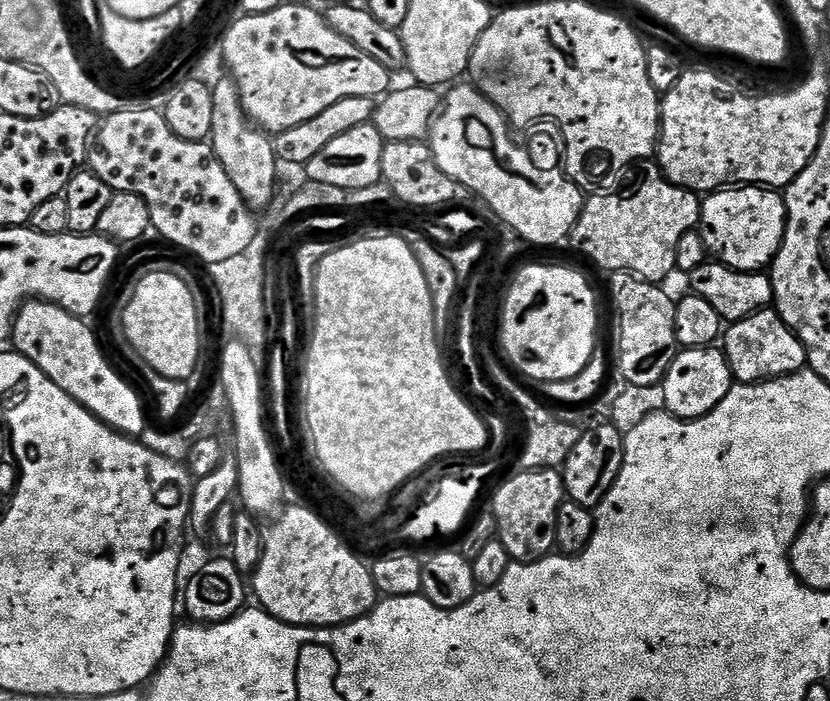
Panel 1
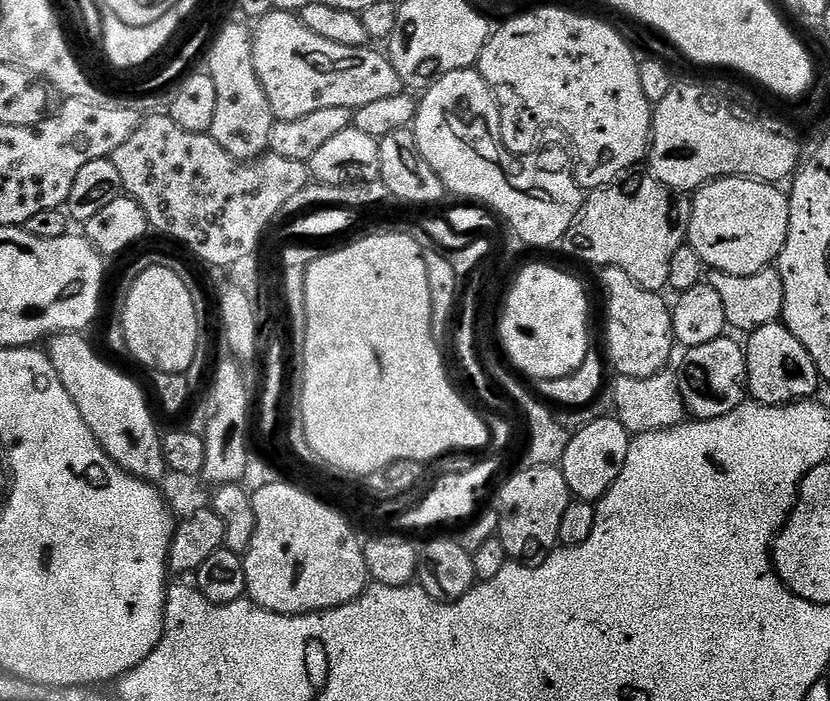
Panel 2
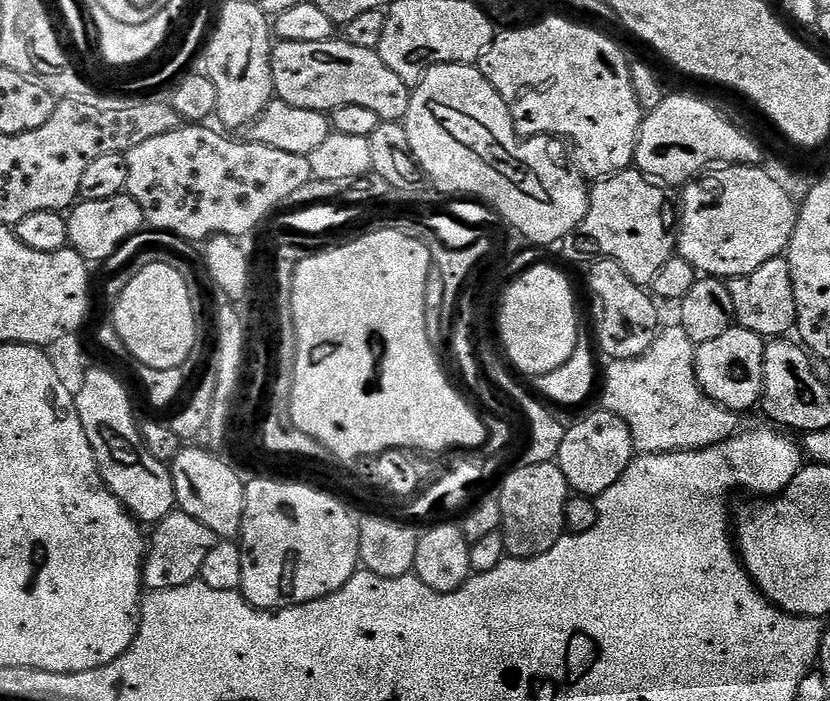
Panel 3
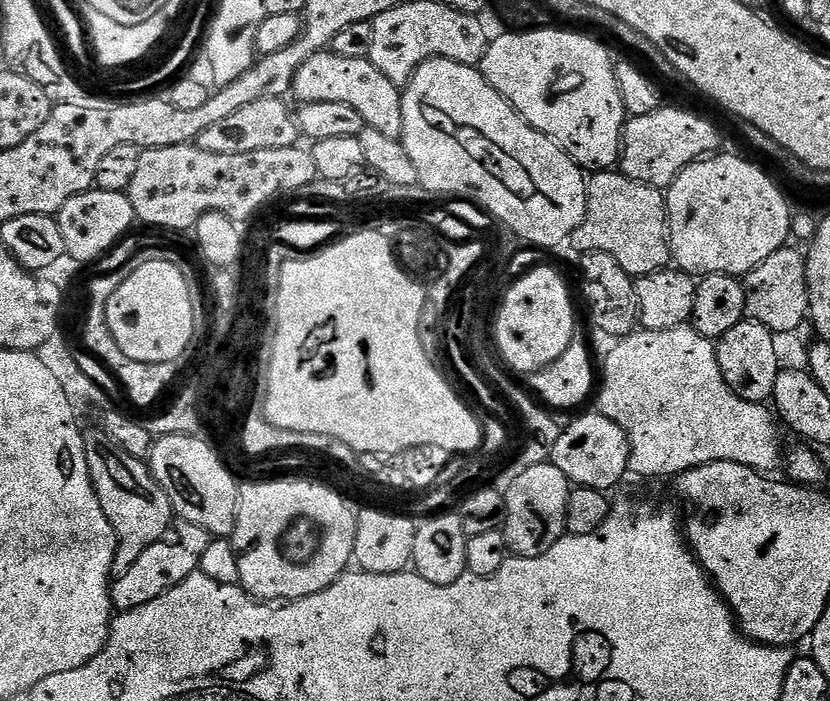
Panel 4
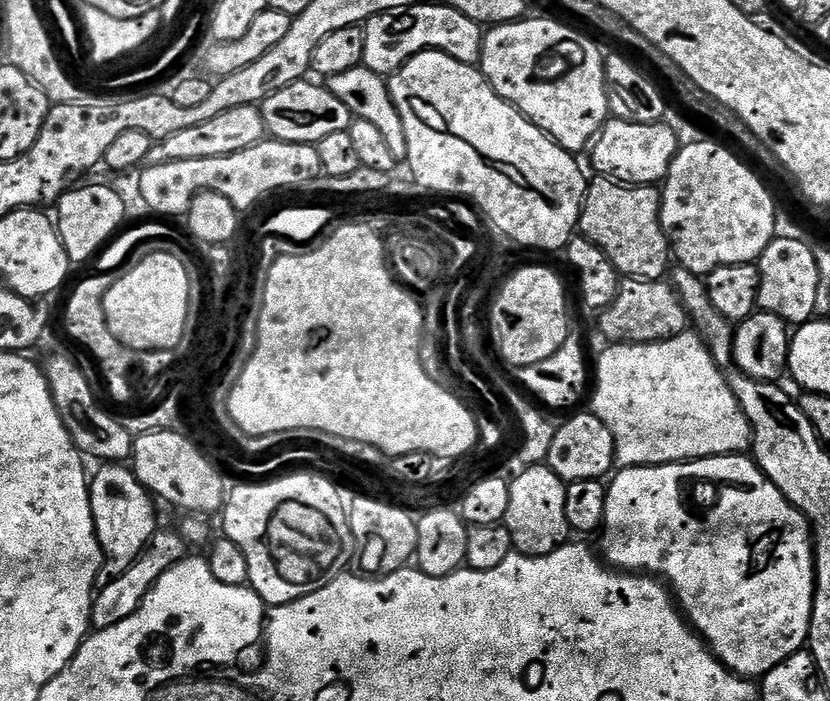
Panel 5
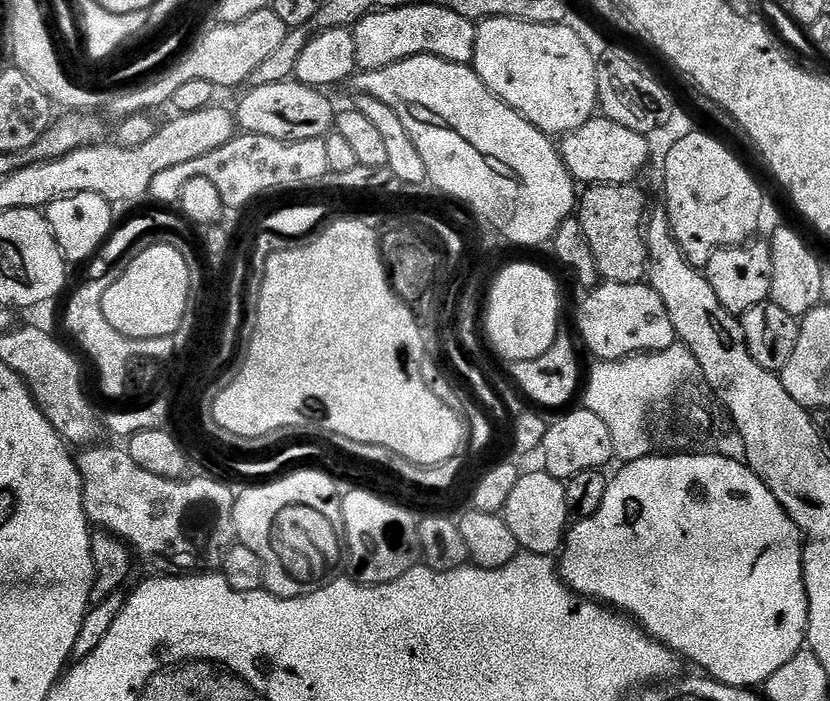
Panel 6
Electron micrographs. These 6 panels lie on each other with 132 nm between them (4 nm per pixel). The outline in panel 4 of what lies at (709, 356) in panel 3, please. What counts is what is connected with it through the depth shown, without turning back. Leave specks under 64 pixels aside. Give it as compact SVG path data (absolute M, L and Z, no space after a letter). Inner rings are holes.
M744 319L741 324L734 326L734 330L715 341L718 366L722 370L722 378L742 398L755 404L762 404L772 400L772 391L776 385L778 374L782 371L780 352L776 349L777 337L766 326L757 320Z

